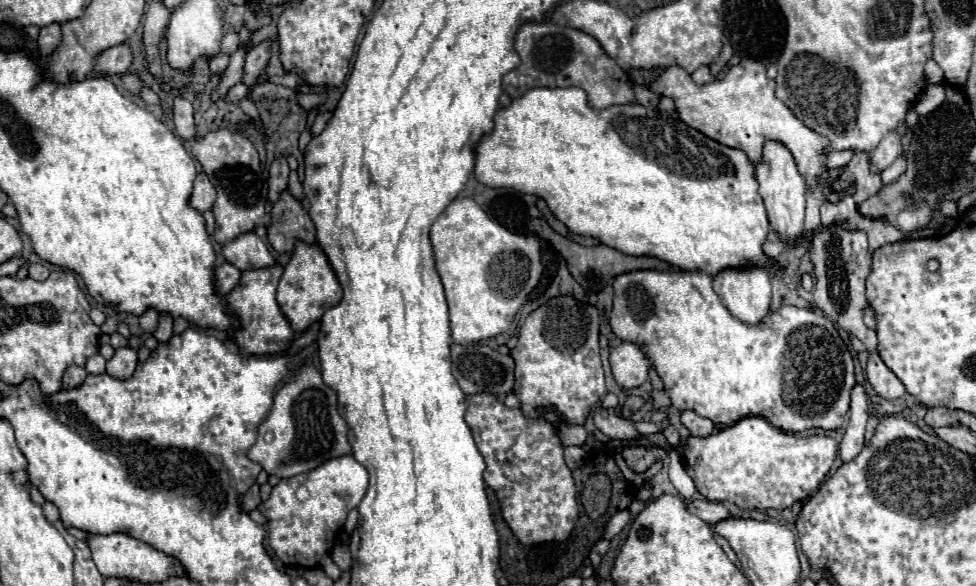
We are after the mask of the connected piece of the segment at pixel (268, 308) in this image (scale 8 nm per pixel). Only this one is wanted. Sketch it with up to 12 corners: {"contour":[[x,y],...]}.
{"contour":[[282,267],[244,271],[226,297],[244,353],[280,353],[296,333],[280,311]]}

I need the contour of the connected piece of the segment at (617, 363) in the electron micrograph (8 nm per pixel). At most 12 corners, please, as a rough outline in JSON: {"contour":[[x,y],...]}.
{"contour":[[638,343],[610,351],[620,387],[634,389],[648,379],[652,363]]}

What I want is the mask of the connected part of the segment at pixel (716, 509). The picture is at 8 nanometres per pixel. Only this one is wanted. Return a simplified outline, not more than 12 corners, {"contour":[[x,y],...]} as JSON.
{"contour":[[692,499],[686,507],[710,525],[730,517],[722,503]]}

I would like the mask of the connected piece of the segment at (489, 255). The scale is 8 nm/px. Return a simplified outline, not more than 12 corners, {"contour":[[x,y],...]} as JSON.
{"contour":[[468,197],[430,241],[454,343],[506,333],[540,243]]}

